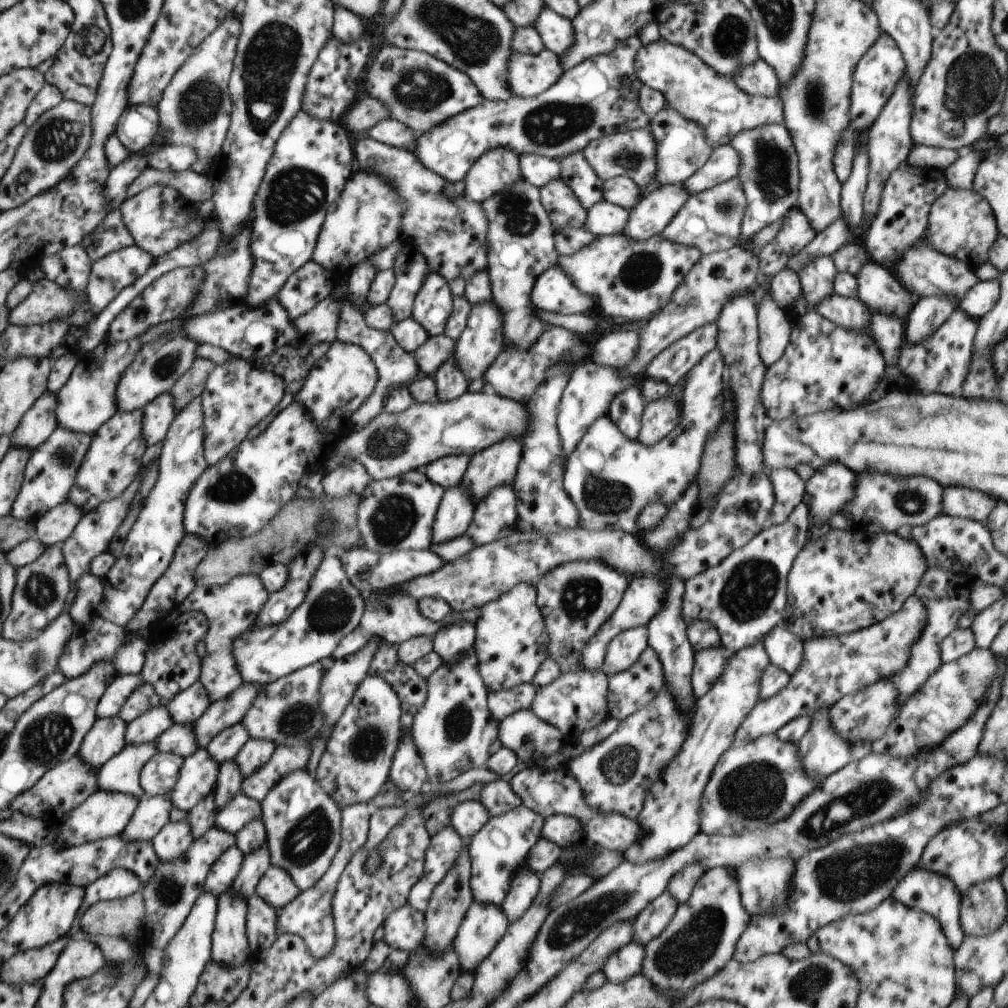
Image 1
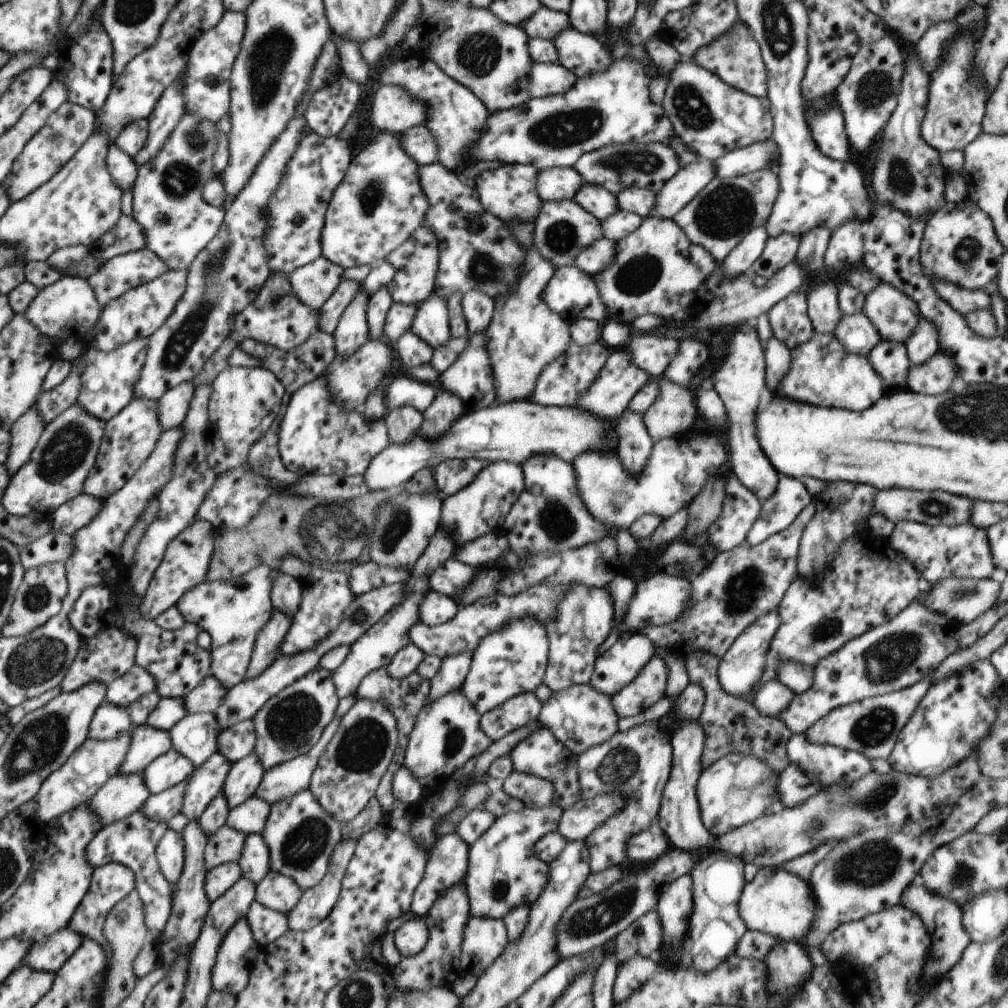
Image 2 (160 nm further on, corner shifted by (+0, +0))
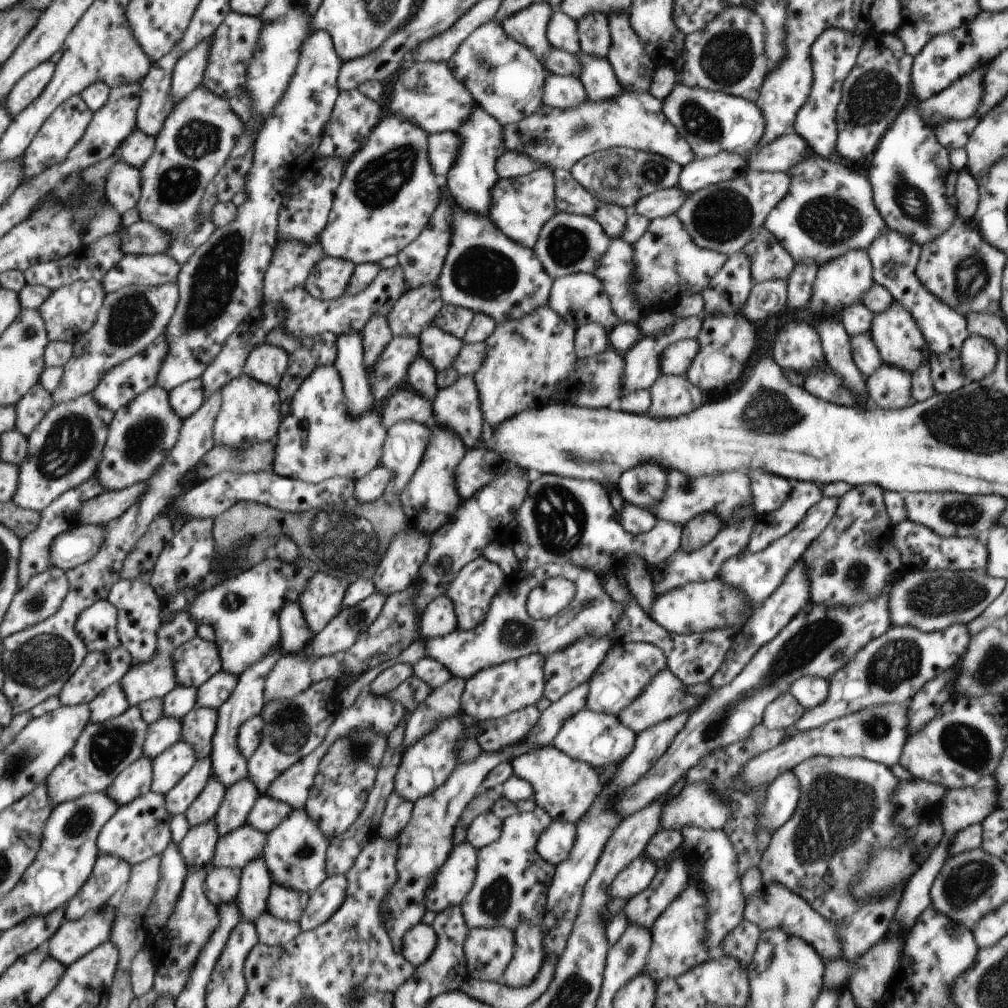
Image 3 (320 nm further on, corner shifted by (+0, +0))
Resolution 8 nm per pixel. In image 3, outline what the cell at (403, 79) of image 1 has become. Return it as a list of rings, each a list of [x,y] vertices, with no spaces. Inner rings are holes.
[[[475,104],[470,118],[456,133],[461,138],[461,147],[453,167],[442,181],[446,182],[449,194],[463,211],[486,217],[493,203],[492,188],[500,179],[495,166],[498,157],[506,151],[503,126],[480,105]]]

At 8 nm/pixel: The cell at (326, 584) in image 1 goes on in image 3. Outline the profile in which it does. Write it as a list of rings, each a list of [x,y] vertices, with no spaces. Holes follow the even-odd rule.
[[[320,571],[305,584],[297,600],[307,625],[318,634],[342,609],[348,582]]]

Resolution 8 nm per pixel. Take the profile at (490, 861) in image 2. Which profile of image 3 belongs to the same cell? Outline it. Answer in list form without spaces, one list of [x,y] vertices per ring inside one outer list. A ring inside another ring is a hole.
[[[540,807],[503,820],[502,834],[492,844],[478,851],[475,881],[461,902],[464,920],[469,928],[504,927],[514,932],[521,923],[542,928],[547,892],[555,875],[555,866],[536,852],[537,840],[553,820]]]

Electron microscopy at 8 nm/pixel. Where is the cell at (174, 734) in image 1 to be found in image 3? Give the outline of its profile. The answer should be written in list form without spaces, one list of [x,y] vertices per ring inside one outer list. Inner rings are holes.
[[[194,706],[182,720],[182,741],[194,747],[198,759],[210,757],[217,727],[217,709]]]

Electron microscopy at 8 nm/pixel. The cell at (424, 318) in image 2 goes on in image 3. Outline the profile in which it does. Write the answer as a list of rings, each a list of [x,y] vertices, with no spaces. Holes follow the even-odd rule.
[[[432,325],[423,330],[418,338],[419,354],[435,368],[435,372],[452,370],[453,362],[462,350],[463,339]]]

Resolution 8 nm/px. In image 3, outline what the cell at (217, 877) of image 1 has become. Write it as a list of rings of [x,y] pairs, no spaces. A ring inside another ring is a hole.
[[[216,867],[207,872],[204,883],[208,900],[218,908],[232,903],[239,893],[242,871],[237,868]]]

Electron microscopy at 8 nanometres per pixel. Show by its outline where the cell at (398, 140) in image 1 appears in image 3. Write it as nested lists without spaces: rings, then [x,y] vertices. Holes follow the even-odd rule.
[[[444,131],[430,133],[427,138],[427,152],[432,170],[440,179],[446,178],[453,167],[460,150],[461,138],[458,133]]]

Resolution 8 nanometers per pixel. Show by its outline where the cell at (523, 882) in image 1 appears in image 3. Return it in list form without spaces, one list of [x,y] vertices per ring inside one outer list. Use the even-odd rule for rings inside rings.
[[[521,923],[513,935],[513,957],[502,982],[510,988],[527,987],[537,977],[545,957],[542,930],[531,923]]]

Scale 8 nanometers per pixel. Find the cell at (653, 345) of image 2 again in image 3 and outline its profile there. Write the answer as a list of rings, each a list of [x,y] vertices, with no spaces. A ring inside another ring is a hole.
[[[688,338],[668,345],[662,353],[660,364],[664,375],[684,375],[699,353],[696,338]]]

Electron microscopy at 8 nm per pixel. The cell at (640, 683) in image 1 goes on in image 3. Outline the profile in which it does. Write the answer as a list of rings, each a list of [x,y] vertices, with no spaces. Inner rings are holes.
[[[666,668],[660,671],[653,679],[652,682],[645,688],[645,691],[628,707],[623,708],[619,714],[619,721],[630,728],[636,734],[640,734],[645,731],[646,728],[653,727],[662,720],[668,720],[675,717],[680,712],[691,712],[698,705],[702,704],[704,698],[696,695],[690,695],[686,691],[685,684],[670,672],[670,669]]]

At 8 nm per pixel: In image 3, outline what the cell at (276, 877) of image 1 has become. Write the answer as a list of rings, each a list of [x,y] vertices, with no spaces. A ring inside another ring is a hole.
[[[273,884],[267,898],[267,911],[283,921],[299,921],[307,907],[309,895]]]

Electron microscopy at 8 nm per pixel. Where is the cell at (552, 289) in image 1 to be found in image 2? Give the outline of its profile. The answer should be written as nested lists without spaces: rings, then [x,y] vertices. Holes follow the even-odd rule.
[[[575,264],[560,267],[554,271],[554,276],[548,281],[544,289],[543,300],[569,324],[576,319],[590,319],[601,324],[609,320],[609,312],[600,296],[597,282],[593,276],[586,274]]]

